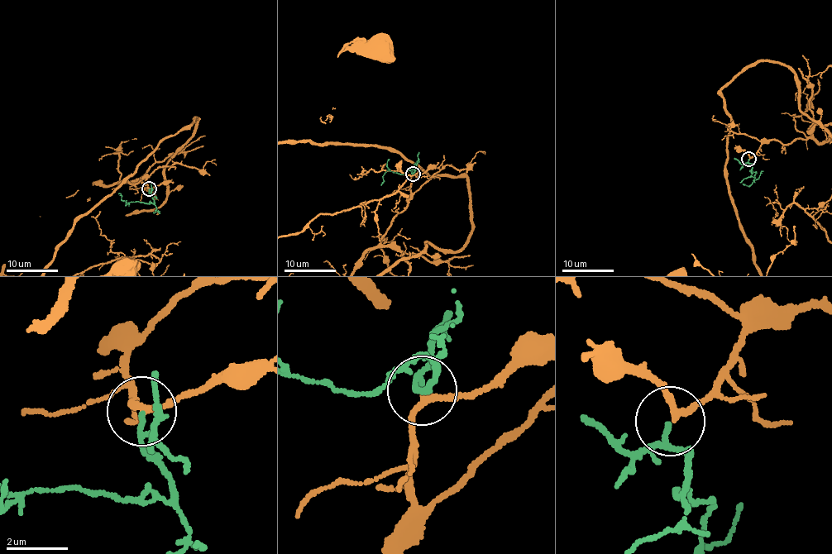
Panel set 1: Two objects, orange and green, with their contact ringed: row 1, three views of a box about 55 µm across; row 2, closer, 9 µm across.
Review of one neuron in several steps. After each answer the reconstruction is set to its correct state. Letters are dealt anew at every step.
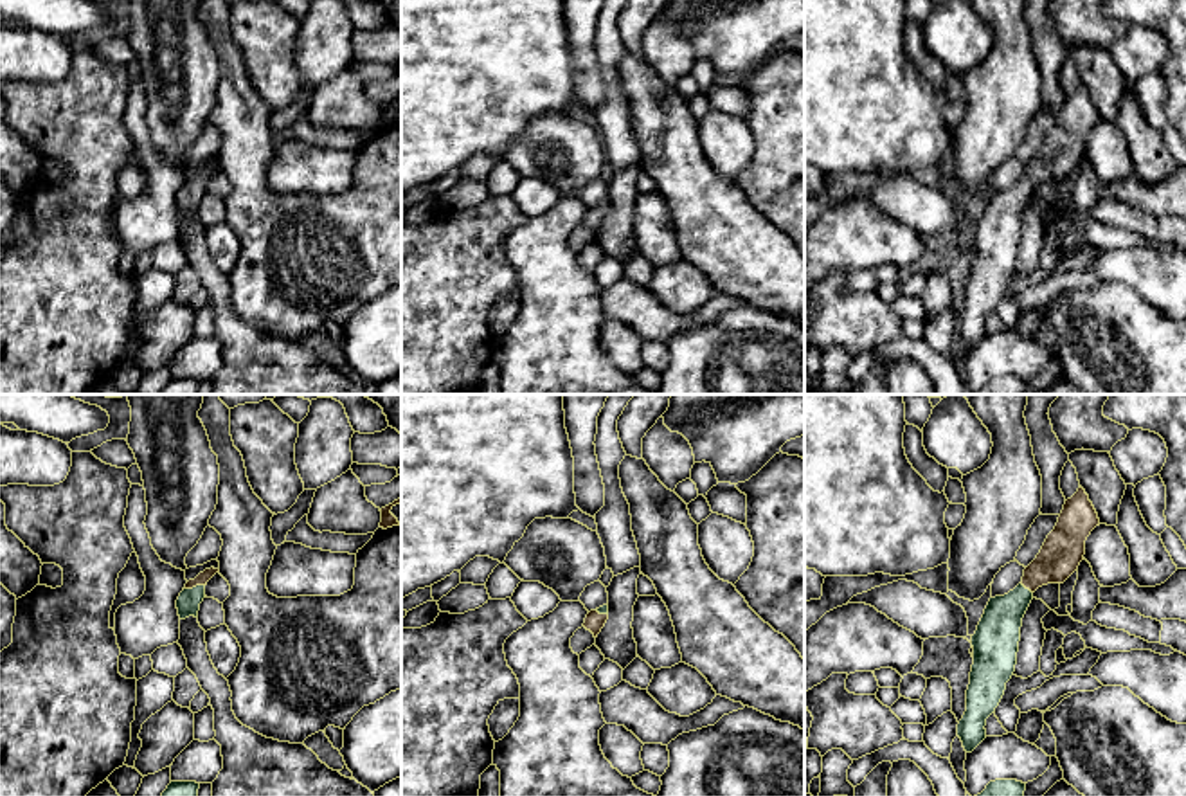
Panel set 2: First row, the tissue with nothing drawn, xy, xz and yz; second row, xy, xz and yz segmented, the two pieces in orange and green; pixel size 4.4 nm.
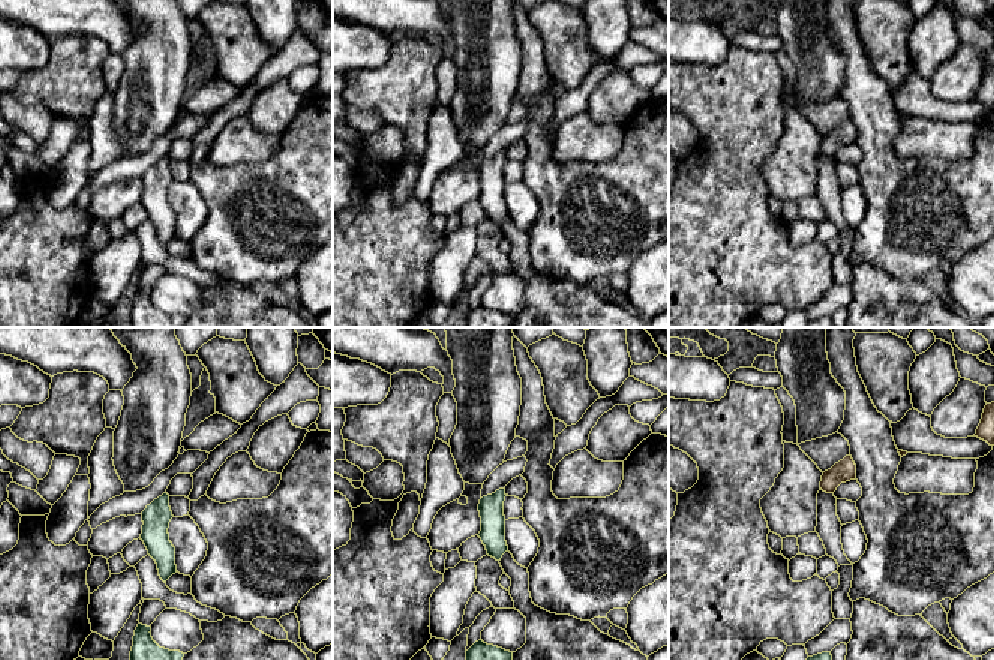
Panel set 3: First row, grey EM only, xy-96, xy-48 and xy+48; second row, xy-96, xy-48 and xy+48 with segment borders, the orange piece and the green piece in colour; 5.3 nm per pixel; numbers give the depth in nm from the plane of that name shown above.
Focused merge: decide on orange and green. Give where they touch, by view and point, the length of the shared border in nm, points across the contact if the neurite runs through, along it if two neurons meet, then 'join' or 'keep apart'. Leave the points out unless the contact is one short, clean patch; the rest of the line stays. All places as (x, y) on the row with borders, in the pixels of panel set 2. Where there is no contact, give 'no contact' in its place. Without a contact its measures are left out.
xy (193, 586) | 100 nm | across xy (202, 578), (193, 586), (188, 604) | join

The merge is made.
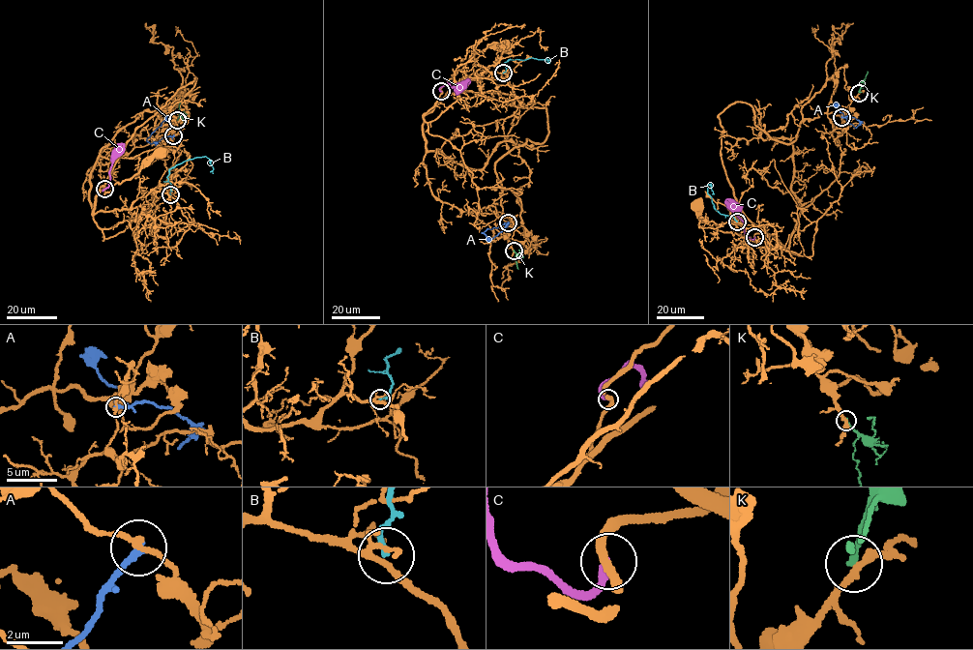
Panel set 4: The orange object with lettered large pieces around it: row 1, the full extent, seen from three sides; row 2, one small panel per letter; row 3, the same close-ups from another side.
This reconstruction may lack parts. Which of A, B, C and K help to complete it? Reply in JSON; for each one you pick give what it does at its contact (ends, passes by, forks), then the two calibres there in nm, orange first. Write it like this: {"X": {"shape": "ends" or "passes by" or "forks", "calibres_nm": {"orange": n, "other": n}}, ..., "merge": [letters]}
{"merge": []}

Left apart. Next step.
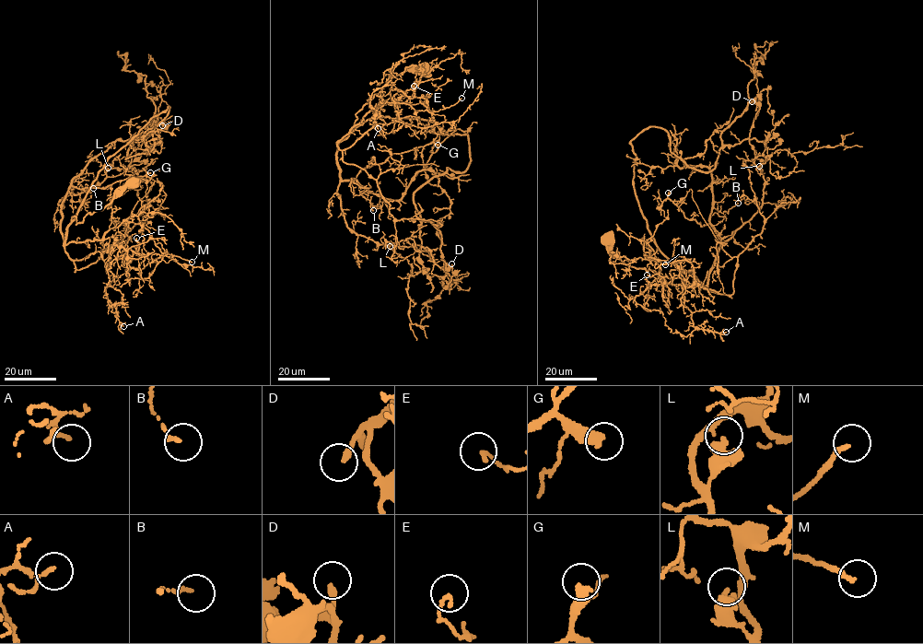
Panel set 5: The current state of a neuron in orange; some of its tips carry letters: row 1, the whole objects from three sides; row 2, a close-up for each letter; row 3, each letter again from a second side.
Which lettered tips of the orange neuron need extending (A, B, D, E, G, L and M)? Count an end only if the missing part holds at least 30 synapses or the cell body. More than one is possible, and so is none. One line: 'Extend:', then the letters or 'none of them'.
Extend: G, M

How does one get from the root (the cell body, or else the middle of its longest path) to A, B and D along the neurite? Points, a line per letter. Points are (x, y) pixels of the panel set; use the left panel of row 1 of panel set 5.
A: (133, 183), (80, 223), (72, 216), (64, 241), (72, 259), (102, 251), (105, 293), (123, 326)
B: (133, 183), (80, 223), (72, 216), (64, 242), (62, 206), (71, 180), (78, 176), (77, 184), (93, 188)
D: (133, 183), (80, 223), (72, 216), (64, 242), (59, 201), (100, 184), (152, 122), (162, 125)

